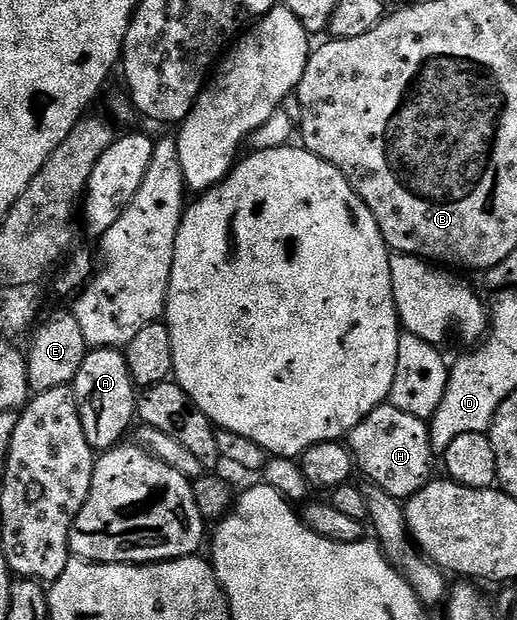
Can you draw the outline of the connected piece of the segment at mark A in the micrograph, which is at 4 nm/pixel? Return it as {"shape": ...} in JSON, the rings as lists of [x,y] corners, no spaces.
{"shape":[[[117,348],[90,349],[81,370],[77,370],[73,387],[89,446],[93,450],[116,447],[137,420],[137,385],[129,374],[126,355]]]}

